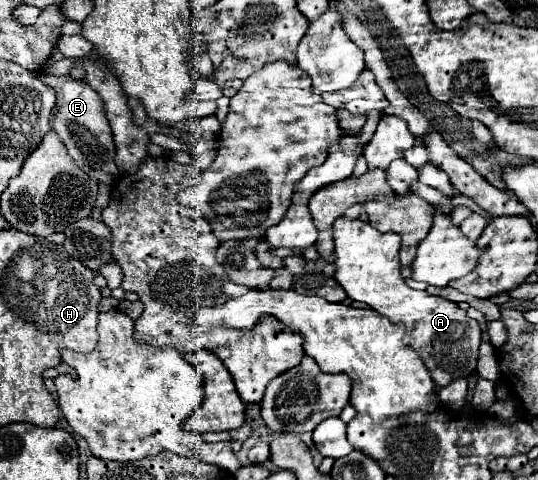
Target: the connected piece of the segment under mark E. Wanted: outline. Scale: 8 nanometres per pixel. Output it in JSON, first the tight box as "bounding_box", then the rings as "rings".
{"bounding_box":[40,73,118,187],"rings":[[[42,73],[40,79],[44,85],[56,91],[56,111],[52,115],[52,127],[58,133],[58,137],[64,141],[68,153],[90,179],[110,187],[118,175],[118,167],[114,163],[116,145],[112,139],[112,129],[108,125],[100,95],[86,81],[76,81],[70,75],[58,77],[58,75]]]}

